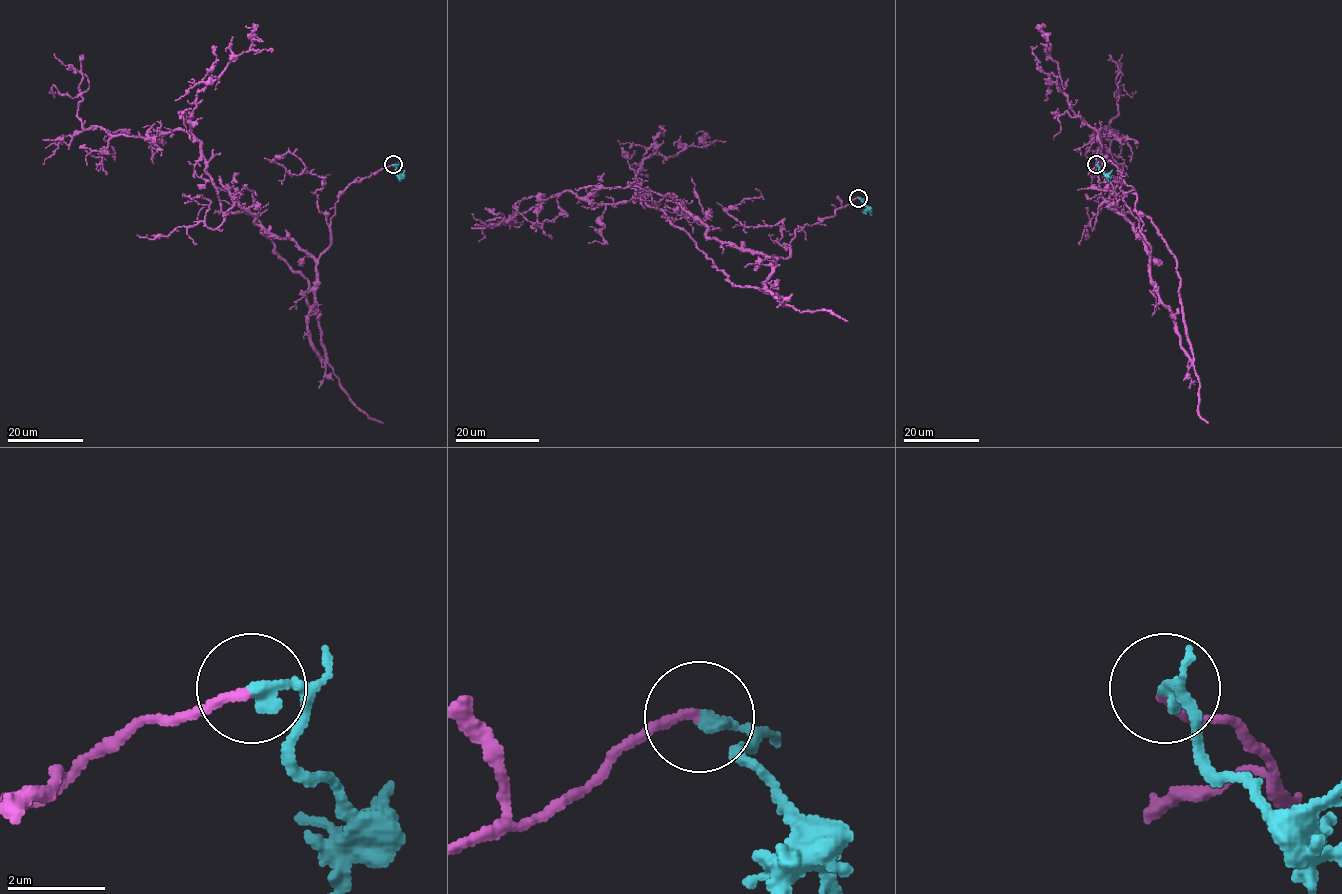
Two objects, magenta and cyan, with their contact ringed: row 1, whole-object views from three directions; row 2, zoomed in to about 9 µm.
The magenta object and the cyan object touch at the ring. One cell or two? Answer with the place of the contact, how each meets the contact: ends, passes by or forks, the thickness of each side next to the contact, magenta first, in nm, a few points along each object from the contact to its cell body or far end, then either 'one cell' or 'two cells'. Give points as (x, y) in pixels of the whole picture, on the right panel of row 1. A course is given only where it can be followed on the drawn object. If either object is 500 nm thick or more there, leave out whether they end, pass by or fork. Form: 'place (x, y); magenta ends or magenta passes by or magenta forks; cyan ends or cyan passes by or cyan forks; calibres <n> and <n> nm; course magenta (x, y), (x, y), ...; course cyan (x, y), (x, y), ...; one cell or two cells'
place (1096, 164); magenta ends; cyan ends; calibres 160 and 280 nm; course magenta (1096, 164), (1120, 183), (1192, 359), (1175, 256), (1152, 220), (1117, 210), (1090, 136), (1118, 113), (1122, 54); course cyan (1096, 164), (1104, 174), (1112, 170); one cell

